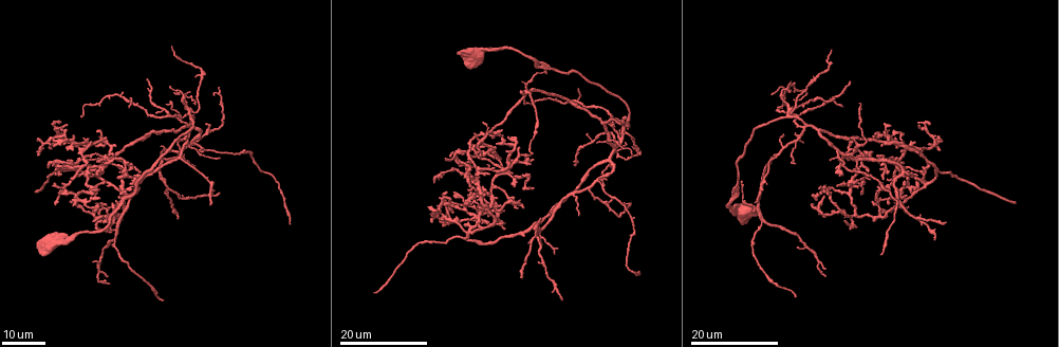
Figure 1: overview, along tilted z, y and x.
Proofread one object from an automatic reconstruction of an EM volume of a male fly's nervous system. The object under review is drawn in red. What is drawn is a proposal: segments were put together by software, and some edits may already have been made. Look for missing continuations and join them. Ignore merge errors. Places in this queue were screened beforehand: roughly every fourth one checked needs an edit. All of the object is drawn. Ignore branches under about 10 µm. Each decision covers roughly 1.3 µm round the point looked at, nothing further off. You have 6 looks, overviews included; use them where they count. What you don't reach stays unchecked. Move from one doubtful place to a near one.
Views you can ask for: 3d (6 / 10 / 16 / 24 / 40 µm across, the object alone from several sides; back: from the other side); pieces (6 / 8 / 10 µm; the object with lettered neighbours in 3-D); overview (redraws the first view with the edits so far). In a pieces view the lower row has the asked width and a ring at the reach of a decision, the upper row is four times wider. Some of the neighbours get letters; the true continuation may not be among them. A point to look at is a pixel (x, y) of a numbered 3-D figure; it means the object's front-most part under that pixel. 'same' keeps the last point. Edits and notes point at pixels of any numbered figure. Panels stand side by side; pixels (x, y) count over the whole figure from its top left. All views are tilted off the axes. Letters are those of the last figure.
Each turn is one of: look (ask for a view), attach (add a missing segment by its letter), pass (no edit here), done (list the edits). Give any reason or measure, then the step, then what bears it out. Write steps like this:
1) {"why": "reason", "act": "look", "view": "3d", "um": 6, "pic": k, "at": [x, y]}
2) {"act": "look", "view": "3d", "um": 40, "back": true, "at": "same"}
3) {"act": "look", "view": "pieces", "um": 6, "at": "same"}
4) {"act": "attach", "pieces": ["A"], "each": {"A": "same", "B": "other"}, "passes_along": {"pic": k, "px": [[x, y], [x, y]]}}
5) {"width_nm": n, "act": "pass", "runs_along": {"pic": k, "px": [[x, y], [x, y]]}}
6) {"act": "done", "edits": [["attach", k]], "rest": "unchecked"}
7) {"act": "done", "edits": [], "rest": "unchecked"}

{"why": "free end", "act": "look", "view": "3d", "um": 16, "pic": 1, "at": [499, 208]}

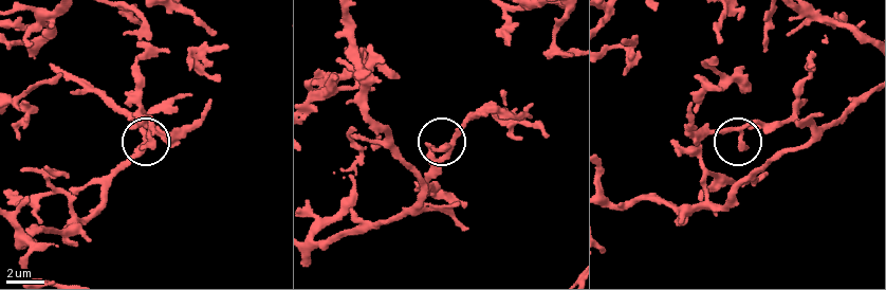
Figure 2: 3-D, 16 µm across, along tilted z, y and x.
{"act": "look", "view": "pieces", "um": 8, "pic": 2, "at": [151, 144]}

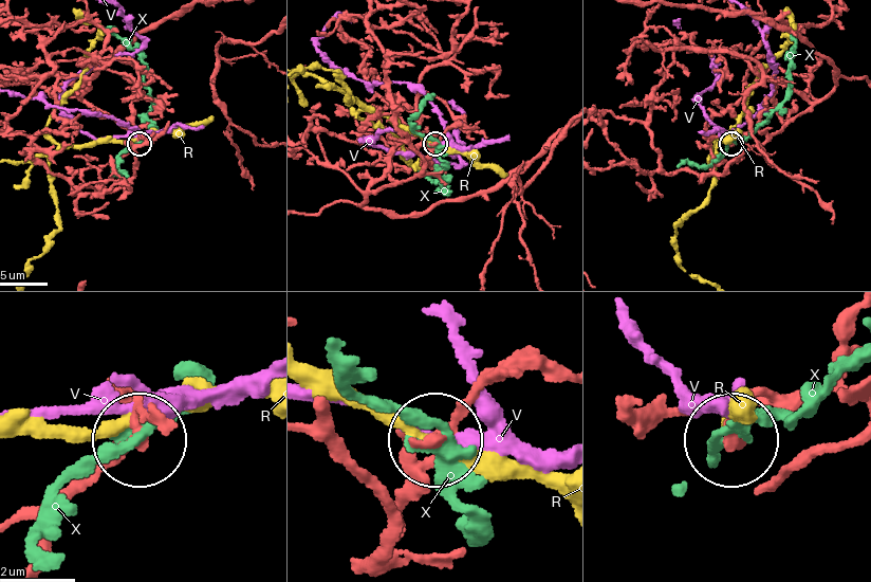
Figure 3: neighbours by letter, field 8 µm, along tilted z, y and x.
{"width_nm": 300, "act": "pass", "each": {"R": "other", "V": "other", "X": "other"}, "found": "none of them fits"}

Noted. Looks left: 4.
{"why": "an open end", "act": "look", "view": "3d", "um": 24, "pic": 1, "at": [55, 147]}

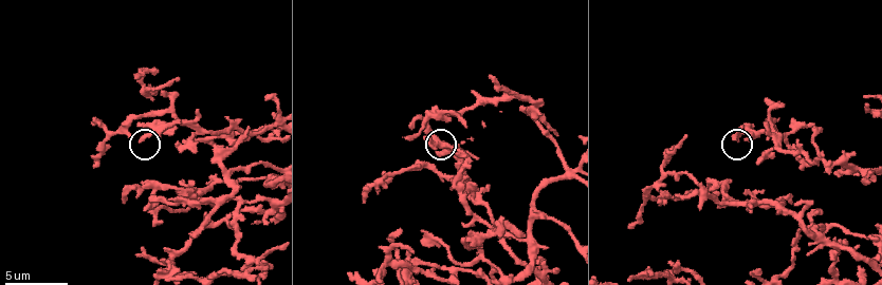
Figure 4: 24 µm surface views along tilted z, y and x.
{"act": "look", "view": "pieces", "um": 6, "pic": 4, "at": [143, 141]}

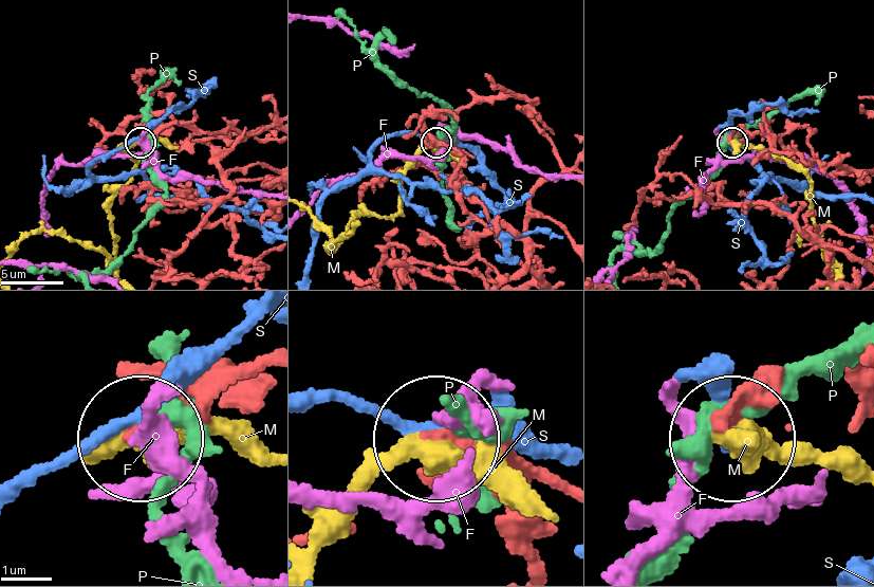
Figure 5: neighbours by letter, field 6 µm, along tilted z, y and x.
{"width_nm": 210, "act": "pass", "each": {"F": "other", "M": "other", "P": "other", "S": "other"}, "found": "none of them fits"}

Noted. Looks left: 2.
{"why": "free end", "act": "look", "view": "3d", "um": 24, "pic": 1, "at": [884, 179]}

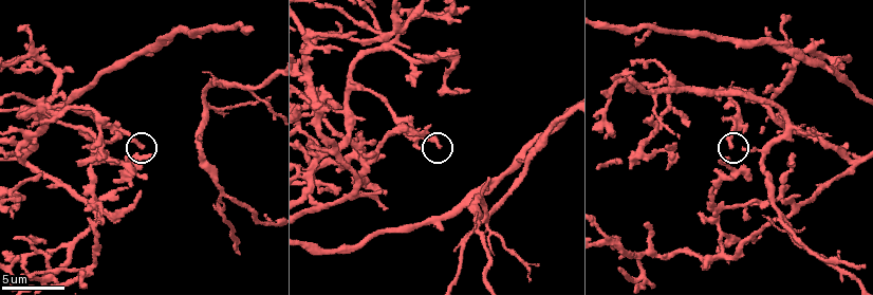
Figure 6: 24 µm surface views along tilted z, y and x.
{"why": "what lies round it", "act": "look", "view": "pieces", "um": 6, "pic": 6, "at": [439, 145]}

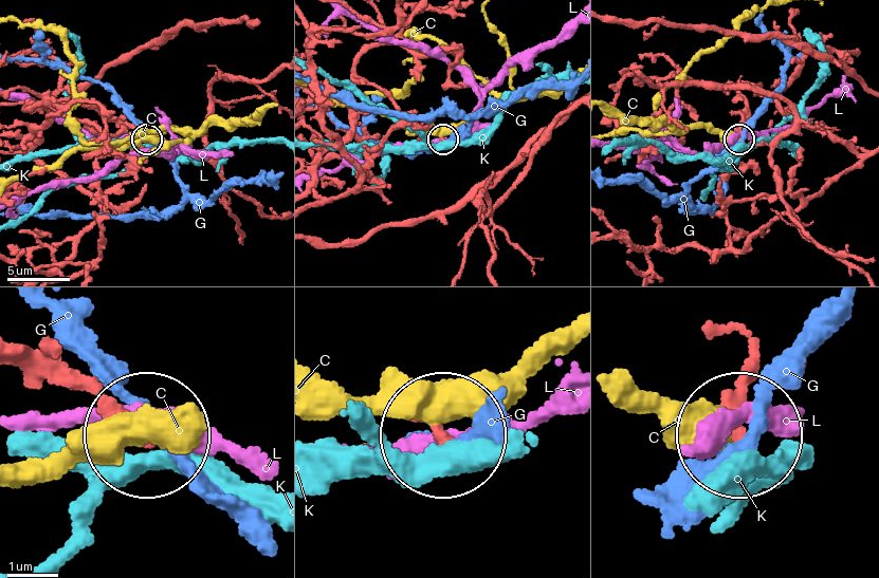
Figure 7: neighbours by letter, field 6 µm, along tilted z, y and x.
{"width_nm": 200, "act": "pass", "each": {"C": "other", "G": "other", "K": "other", "L": "other"}, "runs_along": {"pic": 7, "px": [[315, 165], [349, 131], [361, 82], [442, 136]]}, "found": "no lettered segment goes on from it"}

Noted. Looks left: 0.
{"act": "done", "edits": [], "rest": "unchecked"}

